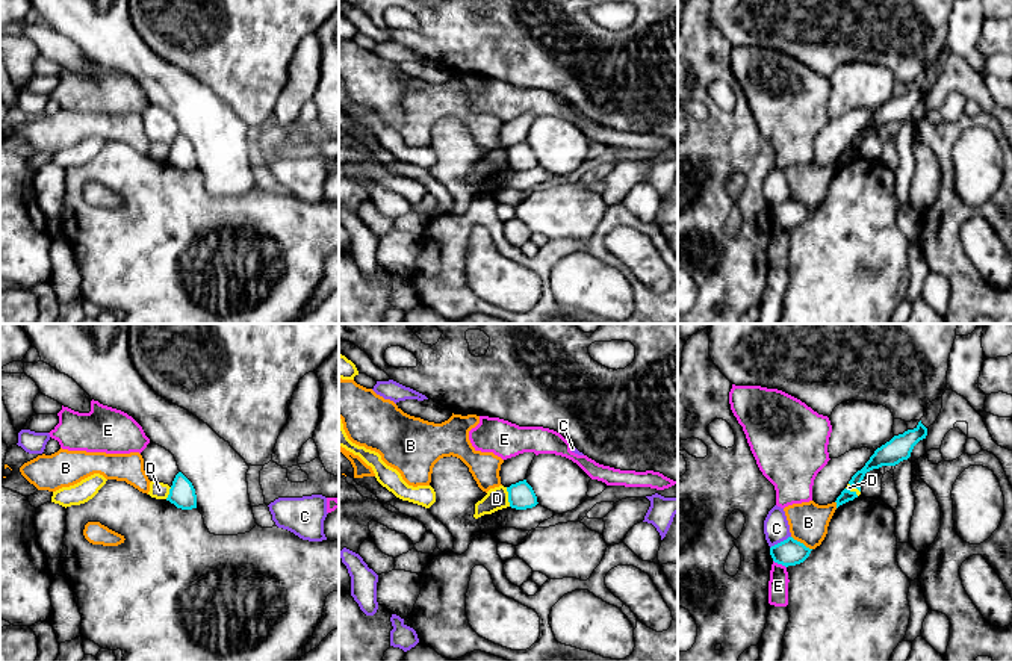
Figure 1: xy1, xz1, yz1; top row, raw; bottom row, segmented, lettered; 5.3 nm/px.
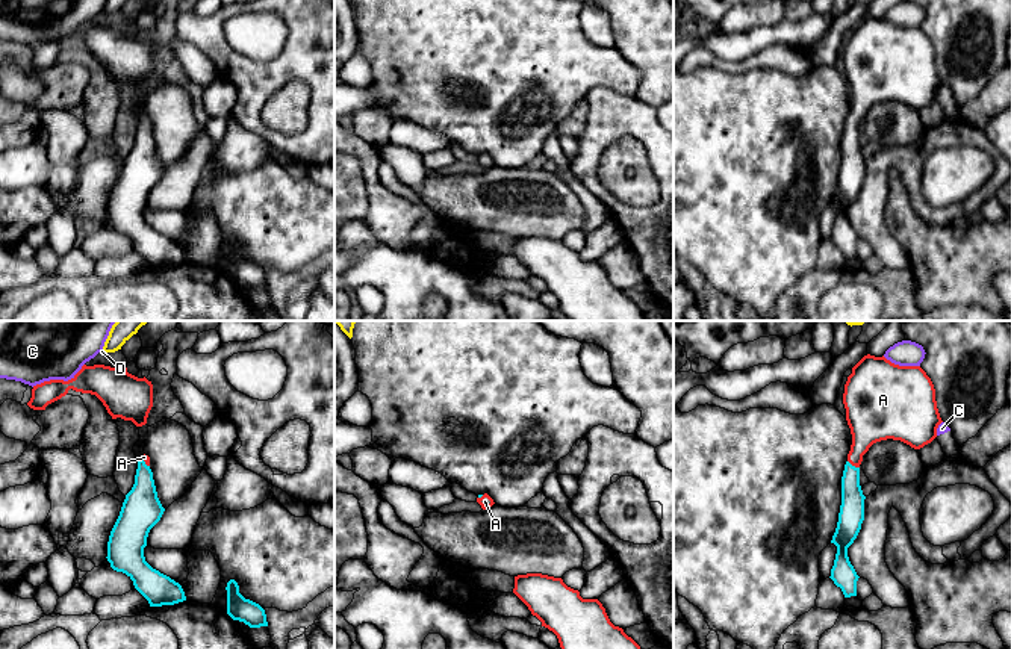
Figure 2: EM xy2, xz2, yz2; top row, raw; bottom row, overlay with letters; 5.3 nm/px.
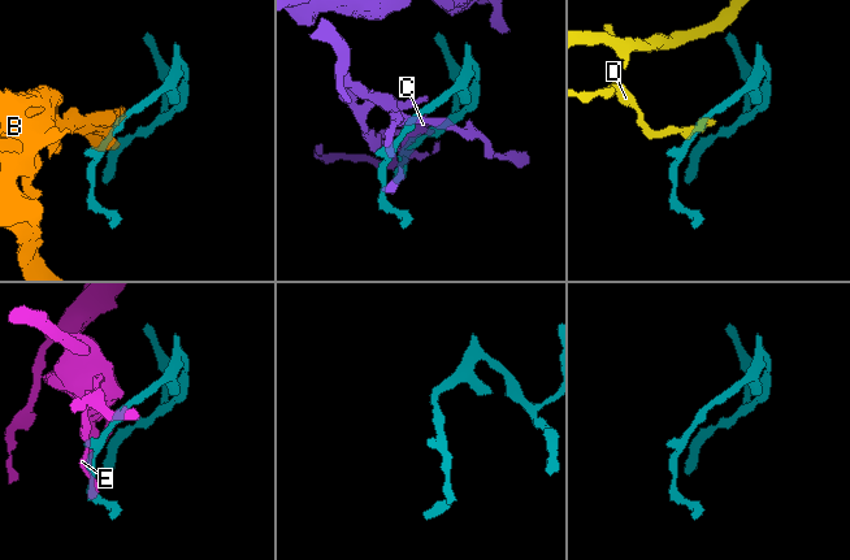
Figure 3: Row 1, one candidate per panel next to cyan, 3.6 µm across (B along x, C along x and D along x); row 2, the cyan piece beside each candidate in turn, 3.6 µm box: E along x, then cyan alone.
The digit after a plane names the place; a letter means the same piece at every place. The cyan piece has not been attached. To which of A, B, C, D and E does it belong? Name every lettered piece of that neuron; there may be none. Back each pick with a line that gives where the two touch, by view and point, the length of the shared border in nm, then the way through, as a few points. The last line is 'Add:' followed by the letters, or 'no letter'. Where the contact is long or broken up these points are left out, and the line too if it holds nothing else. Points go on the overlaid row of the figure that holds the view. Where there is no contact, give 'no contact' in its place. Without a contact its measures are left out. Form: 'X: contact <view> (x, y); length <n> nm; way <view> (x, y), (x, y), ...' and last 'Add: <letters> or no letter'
A: contact yz2 (854, 466); length 80 nm; way yz2 (851, 513), (854, 466), (855, 453), (869, 422)
Add: A

